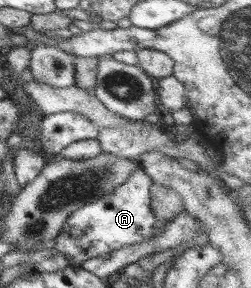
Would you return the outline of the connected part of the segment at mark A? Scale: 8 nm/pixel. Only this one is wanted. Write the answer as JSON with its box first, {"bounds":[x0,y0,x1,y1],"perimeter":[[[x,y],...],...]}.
{"bounds":[53,167,164,267],"perimeter":[[[141,167],[135,168],[127,177],[127,181],[117,186],[110,194],[71,212],[63,222],[57,237],[53,239],[53,249],[69,258],[73,262],[72,266],[77,267],[87,258],[107,255],[107,252],[113,252],[118,248],[145,243],[160,234],[164,224],[158,222],[150,208],[151,184],[144,170]]]}

